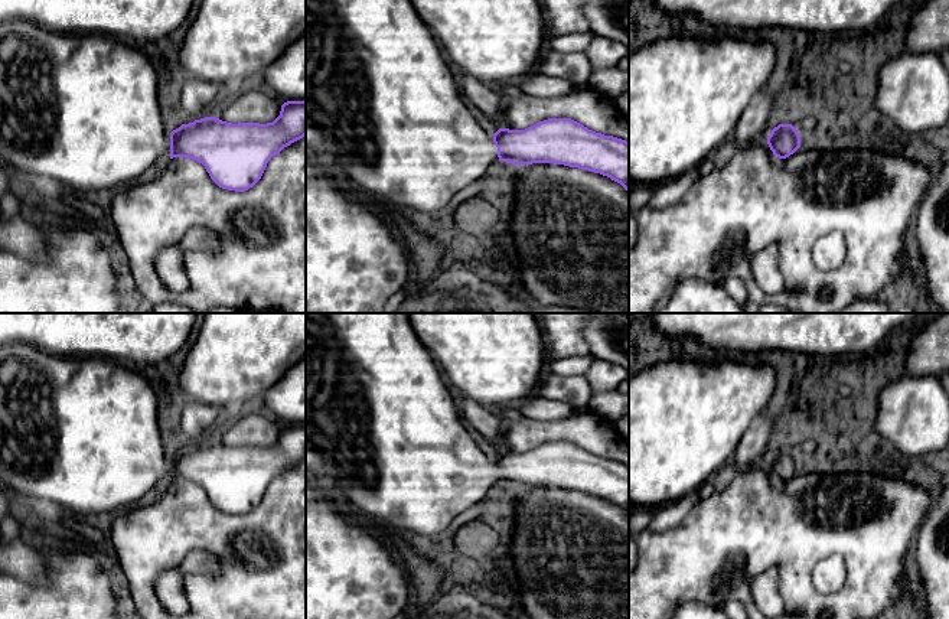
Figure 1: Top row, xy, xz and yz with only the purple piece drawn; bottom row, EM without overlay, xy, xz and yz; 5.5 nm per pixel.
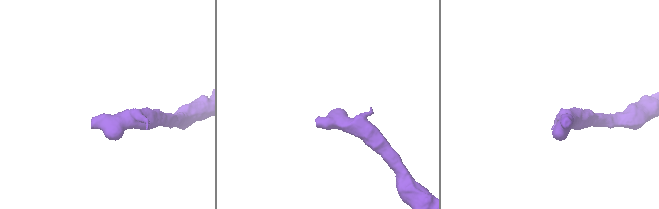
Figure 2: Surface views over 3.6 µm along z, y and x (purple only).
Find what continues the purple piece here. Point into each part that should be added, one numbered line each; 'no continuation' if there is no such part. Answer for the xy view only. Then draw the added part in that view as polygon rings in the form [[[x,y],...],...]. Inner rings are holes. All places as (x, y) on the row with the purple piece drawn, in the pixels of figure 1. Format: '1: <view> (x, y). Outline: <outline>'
1: xy (80, 111). Outline: [[[25,20],[0,25],[0,163],[10,169],[16,179],[30,179],[78,195],[88,190],[123,188],[150,175],[170,157],[170,128],[163,123],[157,101],[157,72],[143,48],[133,48],[124,39],[110,35],[63,35],[42,29]]]

